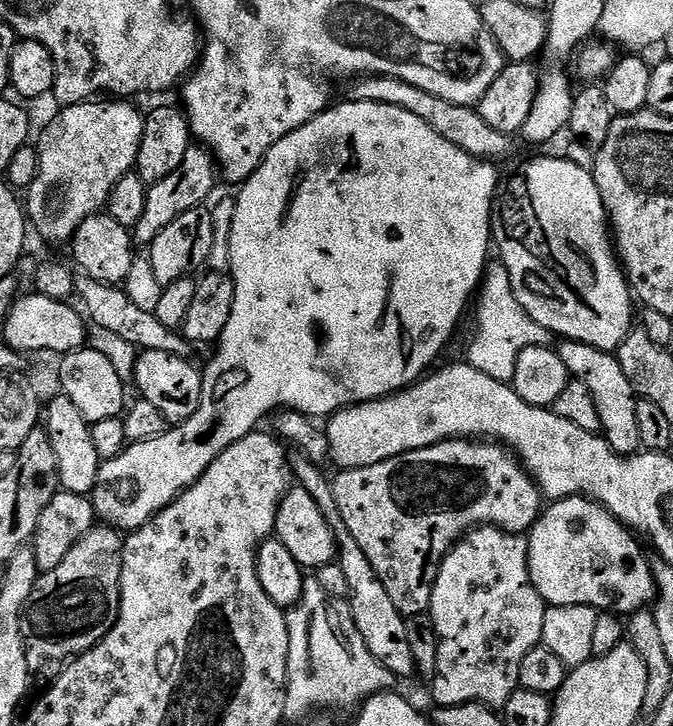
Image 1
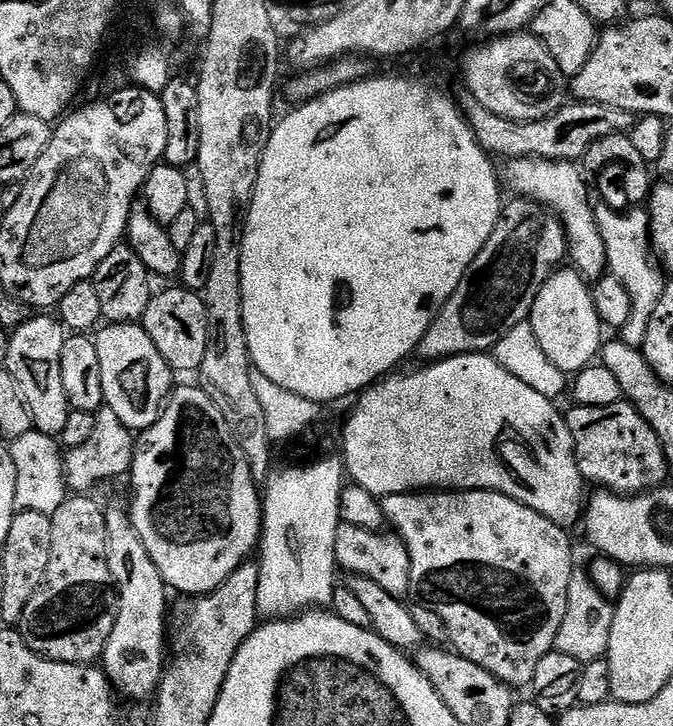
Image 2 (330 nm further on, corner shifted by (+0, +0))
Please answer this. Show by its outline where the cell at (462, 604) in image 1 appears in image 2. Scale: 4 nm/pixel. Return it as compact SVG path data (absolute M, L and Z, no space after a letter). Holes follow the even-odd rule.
M403 492L383 497L382 503L385 521L393 524L391 527L408 548L415 595L442 614L451 647L513 689L531 685L538 662L555 649L558 626L566 618L566 594L574 571L569 533L522 506L522 502L497 492Z

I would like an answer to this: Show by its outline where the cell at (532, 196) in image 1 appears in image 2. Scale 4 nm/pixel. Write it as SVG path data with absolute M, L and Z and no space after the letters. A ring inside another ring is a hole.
M575 270L564 271L553 271L542 286L532 307L530 331L534 338L538 338L546 358L550 358L550 362L554 362L558 370L565 374L575 374L589 367L595 361L592 360L595 356L597 359L601 355L602 325L598 318L598 310L594 310L592 289L584 277Z

